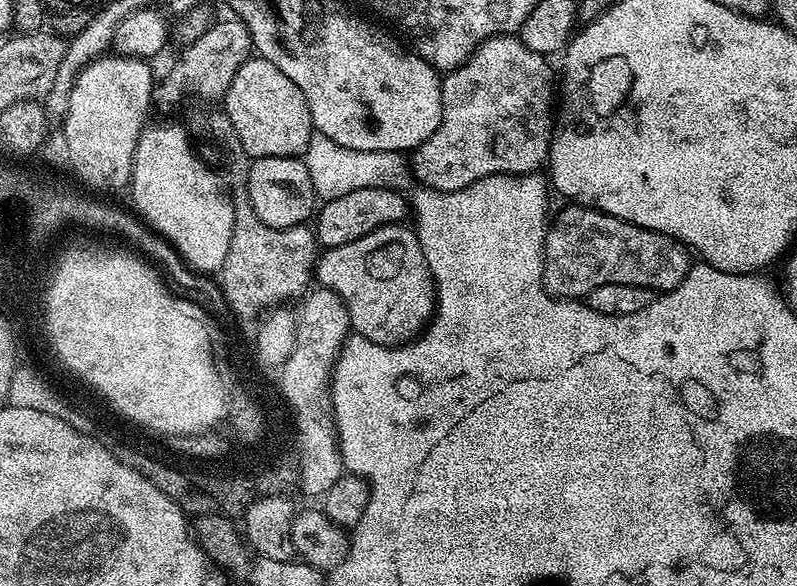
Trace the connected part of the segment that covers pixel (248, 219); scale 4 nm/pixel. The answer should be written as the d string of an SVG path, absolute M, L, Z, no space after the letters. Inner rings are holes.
M222 108L210 111L203 118L200 130L219 142L225 156L224 162L228 165L226 188L230 193L235 220L226 262L218 274L218 285L227 307L244 318L252 318L281 302L292 302L288 300L295 296L303 297L313 283L318 259L315 231L304 224L295 224L293 228L270 228L257 218L249 204L248 172L252 160L239 141L234 124Z

